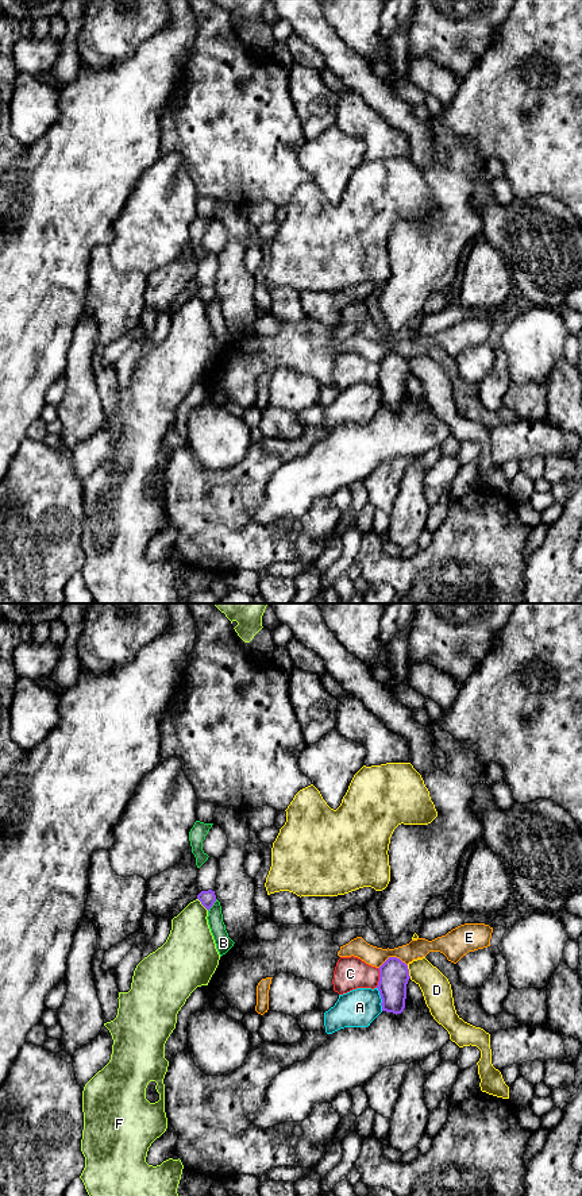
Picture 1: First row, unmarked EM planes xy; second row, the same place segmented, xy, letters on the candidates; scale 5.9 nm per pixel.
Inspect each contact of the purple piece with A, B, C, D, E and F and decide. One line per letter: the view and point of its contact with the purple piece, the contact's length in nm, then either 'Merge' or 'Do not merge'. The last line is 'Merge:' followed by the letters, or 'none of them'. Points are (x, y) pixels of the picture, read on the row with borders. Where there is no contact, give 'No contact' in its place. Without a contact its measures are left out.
A: Touches purple at xy (381, 998). Shared border 150 nm. Do not merge
B: Touches purple at xy (212, 905). Shared border 90 nm. Do not merge
C: Touches purple at xy (380, 977). Shared border 120 nm. Do not merge
D: Touches purple at xy (408, 972). Shared border 80 nm. Do not merge
E: Touches purple at xy (392, 957). Shared border 180 nm. Do not merge
F: Touches purple at xy (203, 905). Shared border 100 nm. Do not merge
Merge: none of them

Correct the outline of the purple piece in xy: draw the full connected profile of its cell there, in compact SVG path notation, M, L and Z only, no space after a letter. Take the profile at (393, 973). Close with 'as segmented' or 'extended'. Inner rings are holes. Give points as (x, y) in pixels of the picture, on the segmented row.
M389 957L379 968L378 991L382 999L382 1011L401 1014L405 1008L406 984L411 979L405 962Z; as segmented

